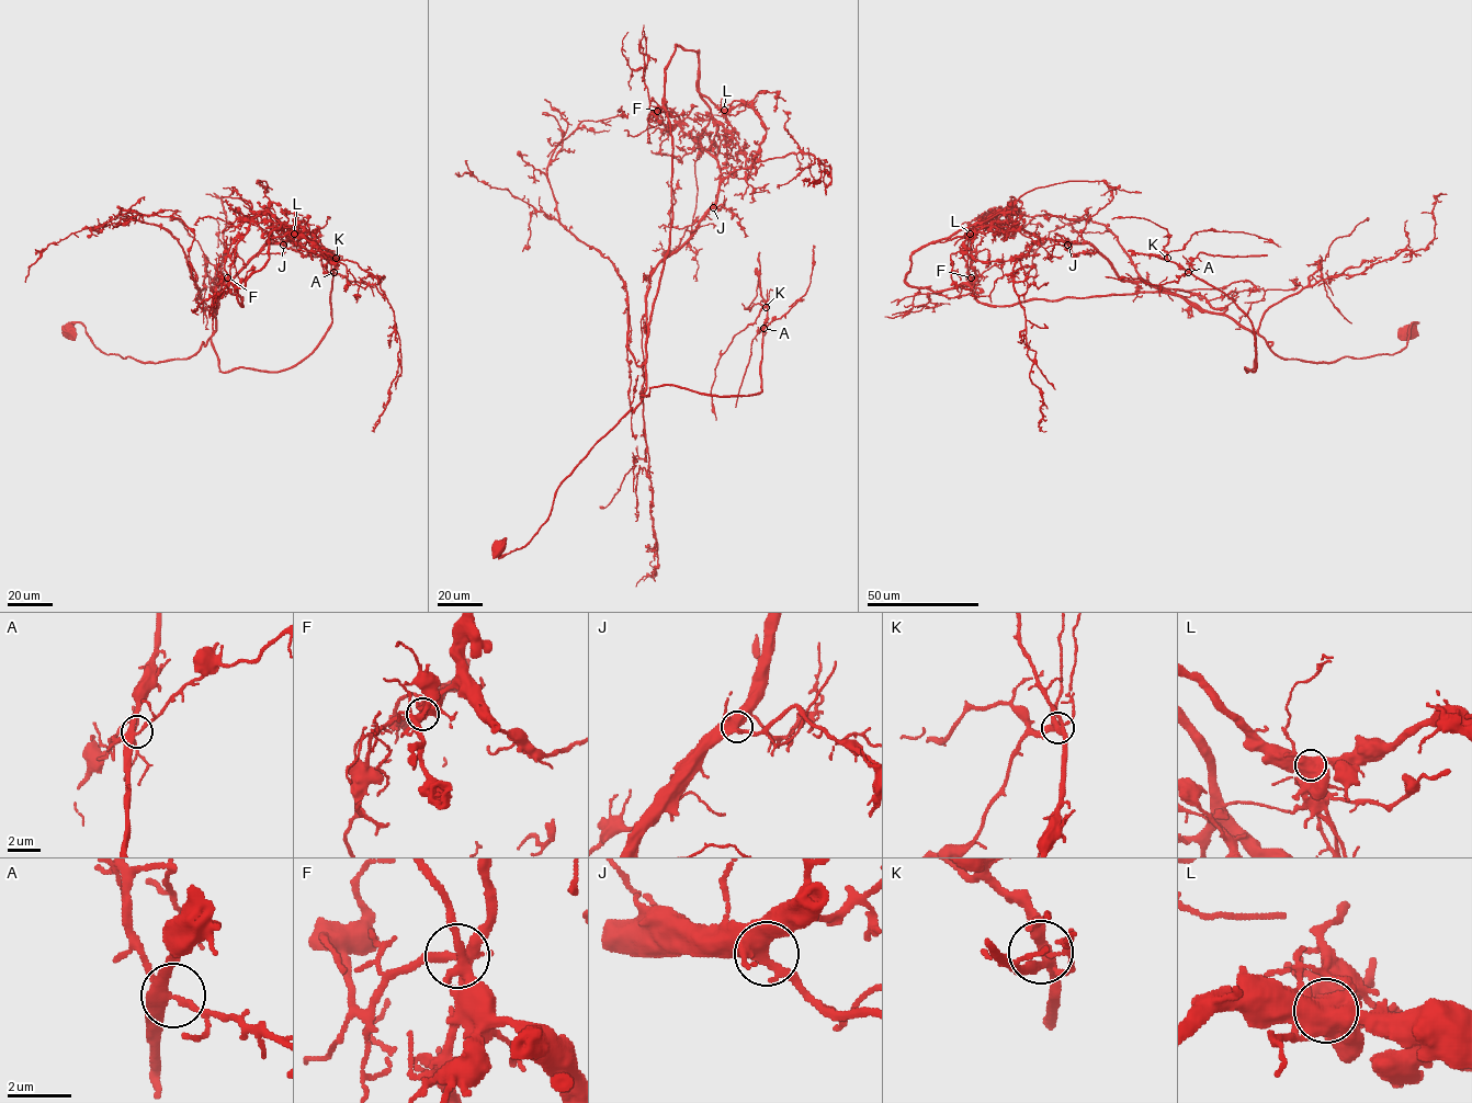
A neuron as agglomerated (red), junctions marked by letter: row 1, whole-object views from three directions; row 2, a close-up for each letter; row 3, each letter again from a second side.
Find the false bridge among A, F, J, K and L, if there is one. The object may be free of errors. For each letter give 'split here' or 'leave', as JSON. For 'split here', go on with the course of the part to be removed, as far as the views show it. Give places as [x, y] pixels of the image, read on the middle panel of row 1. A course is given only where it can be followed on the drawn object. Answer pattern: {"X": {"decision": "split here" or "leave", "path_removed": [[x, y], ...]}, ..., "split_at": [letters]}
{"A": {"decision": "leave"}, "F": {"decision": "leave"}, "J": {"decision": "leave"}, "K": {"decision": "leave"}, "L": {"decision": "leave"}, "split_at": []}

